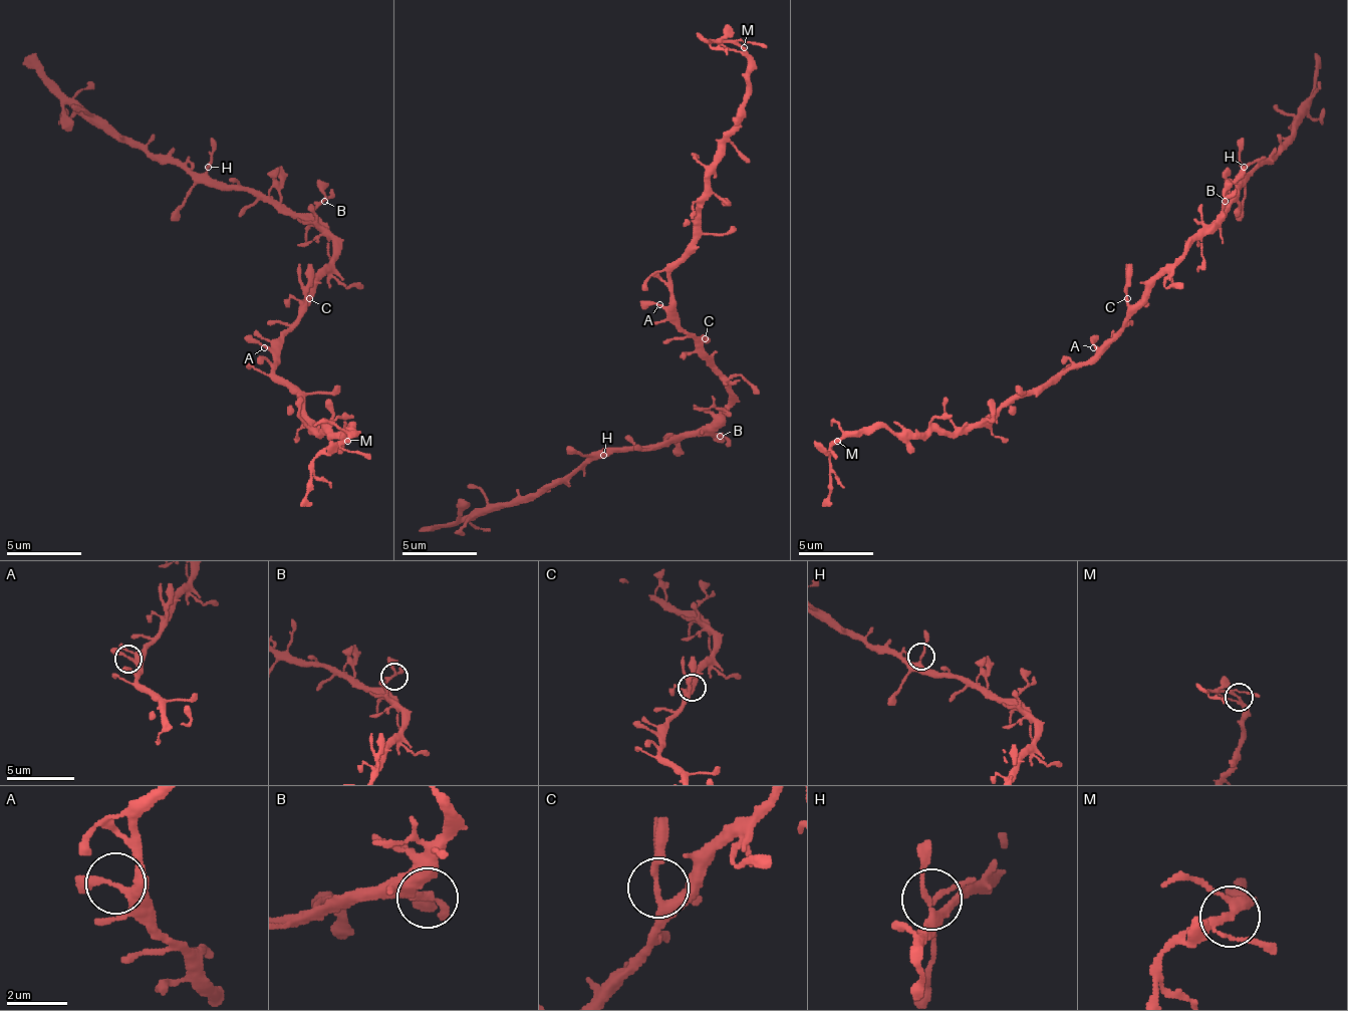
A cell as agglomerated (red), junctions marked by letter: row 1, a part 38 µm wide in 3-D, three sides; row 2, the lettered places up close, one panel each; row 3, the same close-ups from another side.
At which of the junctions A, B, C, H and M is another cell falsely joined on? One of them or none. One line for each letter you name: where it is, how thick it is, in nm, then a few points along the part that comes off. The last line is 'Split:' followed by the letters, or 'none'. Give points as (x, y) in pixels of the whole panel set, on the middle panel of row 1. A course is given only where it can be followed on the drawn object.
Split: none

